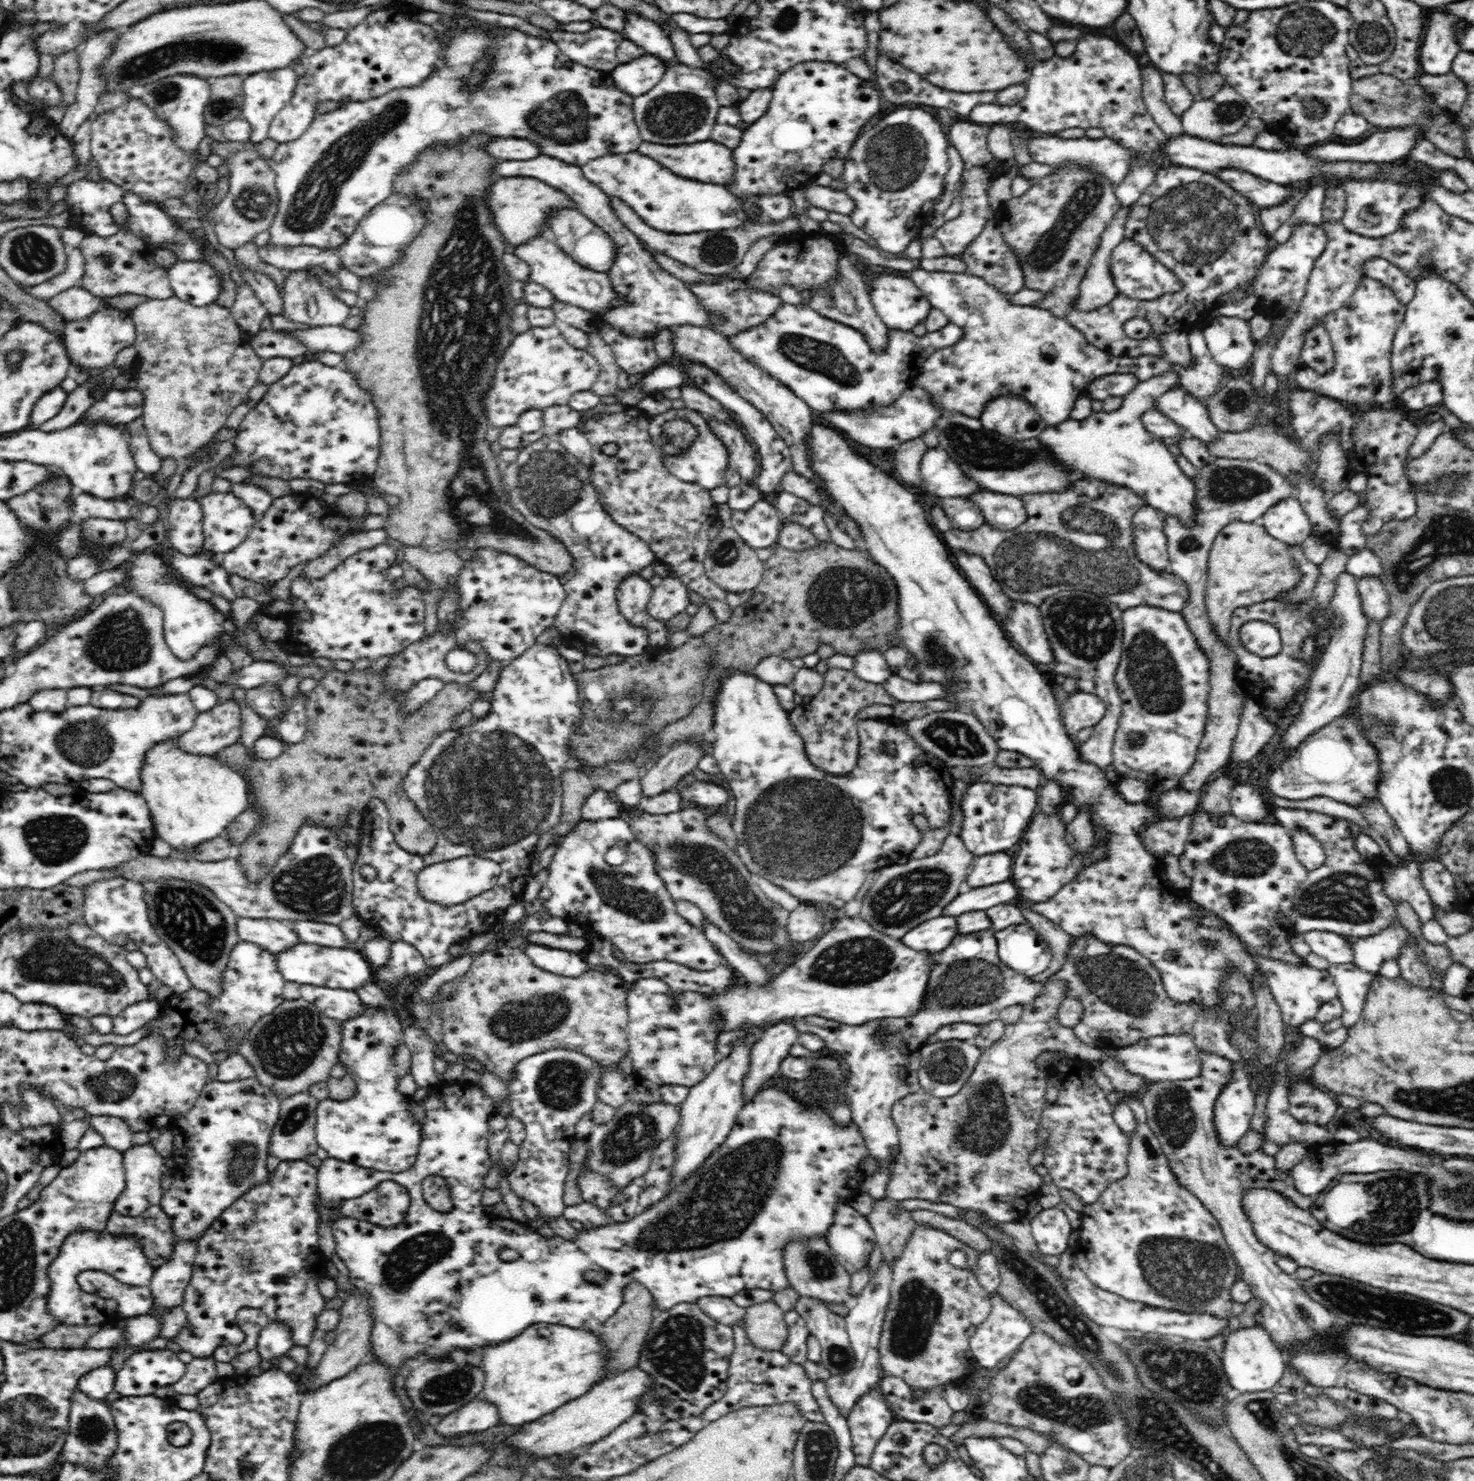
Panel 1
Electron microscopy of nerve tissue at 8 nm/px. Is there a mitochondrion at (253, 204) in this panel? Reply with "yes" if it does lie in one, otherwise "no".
yes

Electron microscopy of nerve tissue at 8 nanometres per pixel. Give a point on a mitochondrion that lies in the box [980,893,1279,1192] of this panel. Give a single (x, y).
(1121, 983)

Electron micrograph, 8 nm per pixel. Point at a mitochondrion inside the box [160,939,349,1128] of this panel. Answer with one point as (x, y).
(286, 1045)

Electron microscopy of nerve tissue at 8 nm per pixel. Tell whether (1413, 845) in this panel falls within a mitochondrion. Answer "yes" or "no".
no

